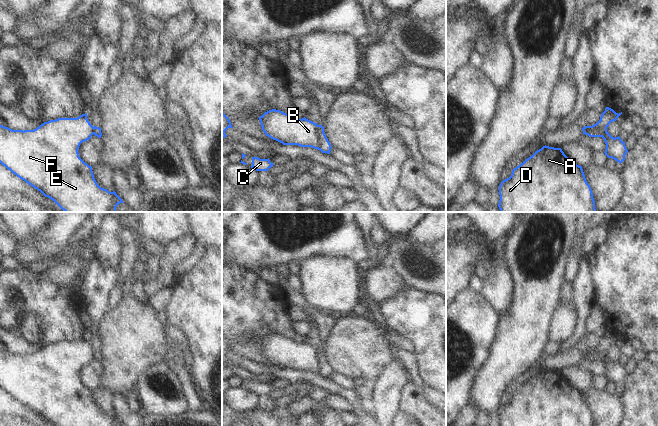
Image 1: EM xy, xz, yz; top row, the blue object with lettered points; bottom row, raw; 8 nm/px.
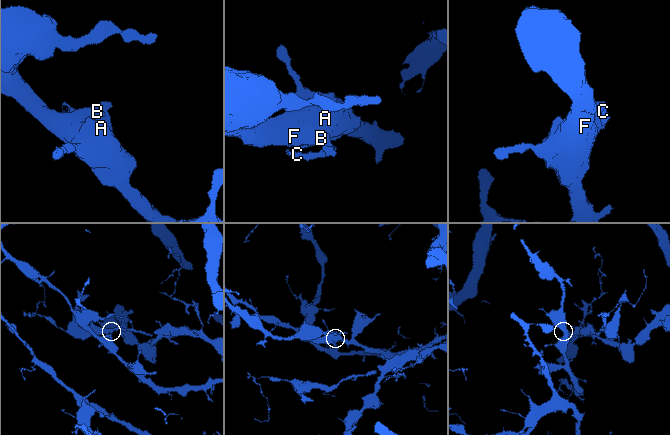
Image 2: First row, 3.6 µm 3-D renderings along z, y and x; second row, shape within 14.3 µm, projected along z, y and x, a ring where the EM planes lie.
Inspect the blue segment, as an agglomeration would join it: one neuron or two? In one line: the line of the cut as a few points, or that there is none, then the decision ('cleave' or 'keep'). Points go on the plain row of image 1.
cut in xz along (316, 349), (317, 367), (320, 373); cleave

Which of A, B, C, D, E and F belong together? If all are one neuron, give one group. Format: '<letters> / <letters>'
A B D E F / C

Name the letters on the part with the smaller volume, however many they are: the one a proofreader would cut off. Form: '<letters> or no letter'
C

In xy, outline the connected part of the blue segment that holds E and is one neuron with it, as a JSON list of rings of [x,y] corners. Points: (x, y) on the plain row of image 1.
[[[87,337],[77,342],[50,344],[34,354],[12,354],[0,349],[0,387],[54,426],[123,426],[115,415],[109,416],[97,408],[92,390],[79,381],[79,370],[91,362],[92,352]]]

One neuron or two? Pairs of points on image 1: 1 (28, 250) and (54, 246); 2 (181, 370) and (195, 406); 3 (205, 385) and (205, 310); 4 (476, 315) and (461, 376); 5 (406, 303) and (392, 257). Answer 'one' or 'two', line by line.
1: one
2: one
3: one
4: one
5: two

